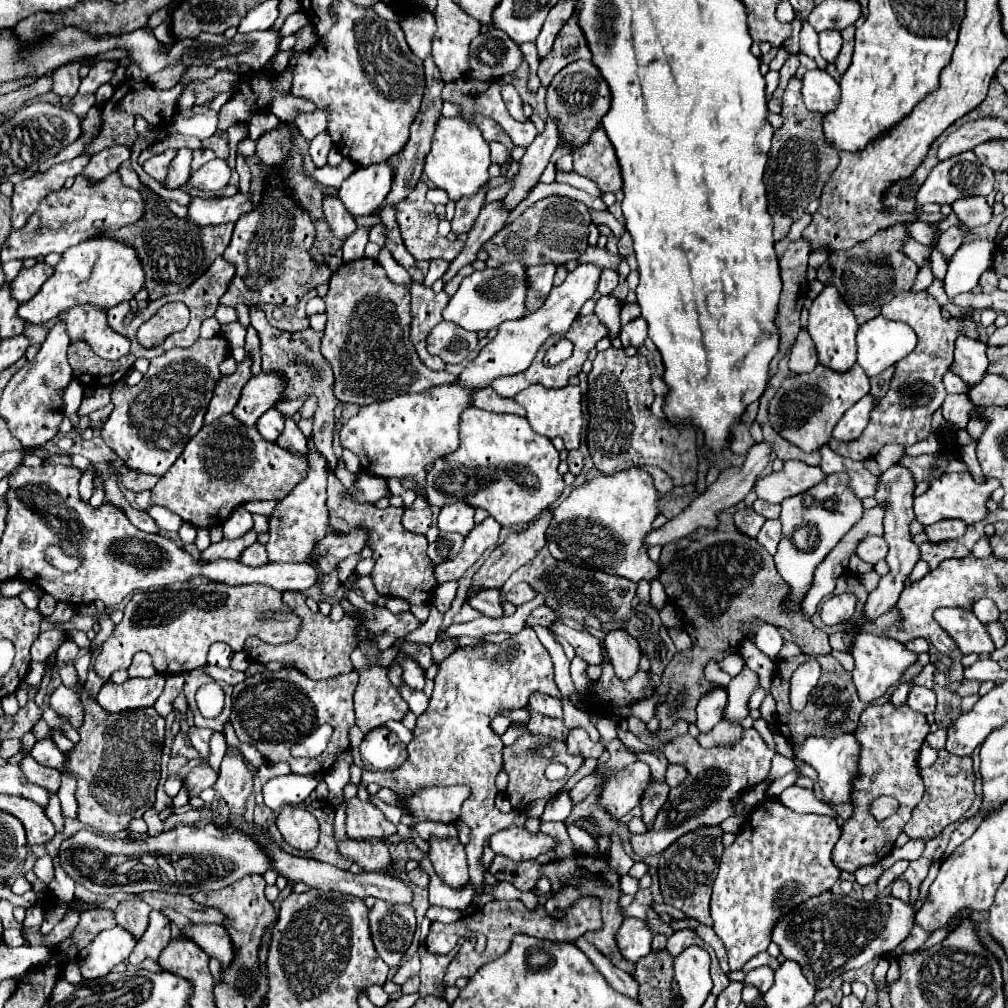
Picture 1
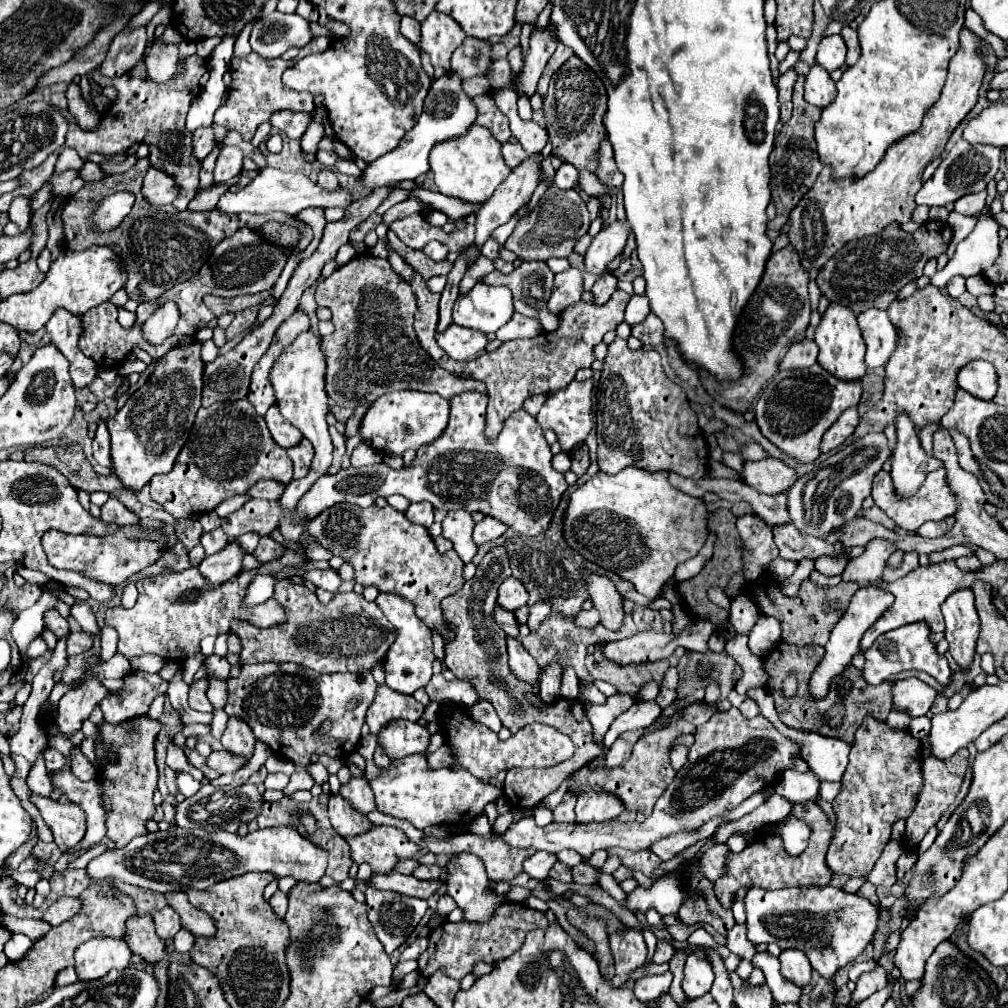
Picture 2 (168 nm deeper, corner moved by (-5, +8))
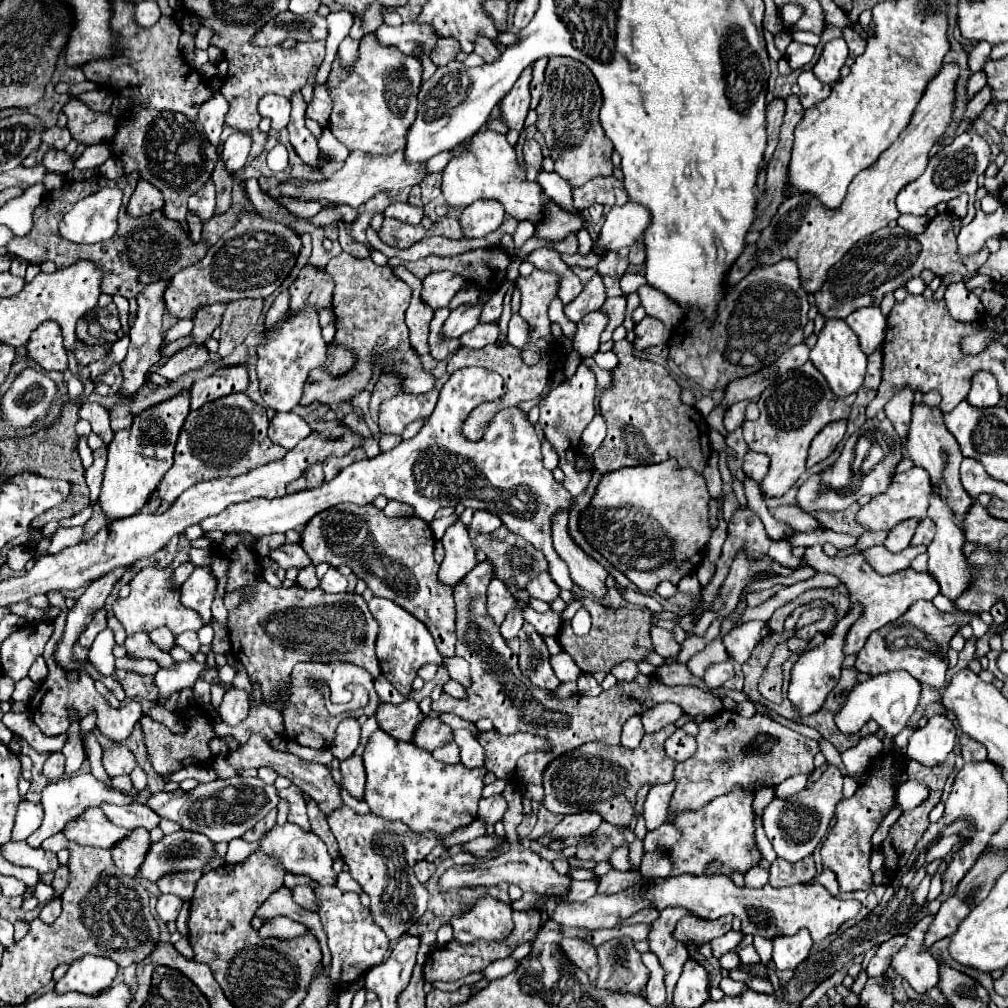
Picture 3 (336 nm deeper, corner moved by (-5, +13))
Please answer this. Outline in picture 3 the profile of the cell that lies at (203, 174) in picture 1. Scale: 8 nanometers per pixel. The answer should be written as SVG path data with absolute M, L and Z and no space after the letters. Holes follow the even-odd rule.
M235 132L223 142L223 160L229 172L237 172L245 166L245 160L251 150L251 138L247 132Z

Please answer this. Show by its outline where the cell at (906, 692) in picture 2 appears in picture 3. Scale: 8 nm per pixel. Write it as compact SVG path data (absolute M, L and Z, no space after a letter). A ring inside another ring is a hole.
M903 670L881 674L857 684L849 692L843 708L835 716L835 722L843 734L853 734L859 732L867 720L875 720L885 730L883 750L889 750L893 746L893 738L901 732L901 728L909 722L909 718L917 710L919 696L921 696L921 682L917 682L917 678L913 678L911 674L905 674Z

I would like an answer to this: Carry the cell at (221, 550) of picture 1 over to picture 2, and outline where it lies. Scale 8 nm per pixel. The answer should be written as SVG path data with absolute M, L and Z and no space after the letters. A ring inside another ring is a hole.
M231 541L223 551L205 557L197 569L201 577L209 583L209 587L217 587L237 575L237 571L241 569L243 555L245 553L241 551L241 547L235 541Z

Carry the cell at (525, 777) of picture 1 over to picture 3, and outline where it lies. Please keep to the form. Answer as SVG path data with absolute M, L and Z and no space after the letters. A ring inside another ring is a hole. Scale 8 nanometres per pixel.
M485 560L479 562L457 586L457 646L455 656L469 662L471 686L465 690L465 700L439 698L432 702L435 712L453 712L463 720L477 722L479 718L489 718L497 732L531 732L537 736L549 736L551 753L537 751L522 756L516 766L517 784L539 784L543 786L545 766L561 754L583 746L585 742L605 742L619 744L621 726L627 718L643 714L647 708L659 702L675 702L687 714L707 714L713 716L723 708L721 698L697 688L697 686L665 686L655 676L640 674L635 682L617 682L611 690L603 690L597 698L585 694L573 694L569 698L549 698L549 690L541 690L525 678L517 666L517 654L503 640L499 626L487 614L487 586L493 580L493 566Z

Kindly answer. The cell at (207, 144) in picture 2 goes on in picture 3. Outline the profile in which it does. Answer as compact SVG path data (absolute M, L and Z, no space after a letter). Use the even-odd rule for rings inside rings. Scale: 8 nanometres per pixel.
M215 94L211 100L207 100L201 110L199 110L199 120L203 124L203 130L209 138L209 142L213 142L213 146L219 146L219 136L223 130L223 118L227 114L227 100L221 94Z

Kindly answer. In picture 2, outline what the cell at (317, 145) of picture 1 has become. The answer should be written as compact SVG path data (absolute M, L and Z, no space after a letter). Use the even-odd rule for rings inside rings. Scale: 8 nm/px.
M315 111L311 113L309 127L307 127L307 131L303 133L303 137L301 137L301 147L303 147L305 151L317 153L317 145L319 145L319 141L323 139L323 127L321 127L313 117L315 117Z

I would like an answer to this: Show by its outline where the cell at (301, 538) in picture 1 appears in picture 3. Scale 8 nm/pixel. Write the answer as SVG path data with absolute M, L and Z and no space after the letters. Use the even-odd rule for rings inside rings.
M305 308L289 320L281 320L271 332L265 334L257 346L257 374L265 406L277 412L291 412L301 404L301 394L309 380L309 372L325 364L327 342L321 336L321 326L315 308Z

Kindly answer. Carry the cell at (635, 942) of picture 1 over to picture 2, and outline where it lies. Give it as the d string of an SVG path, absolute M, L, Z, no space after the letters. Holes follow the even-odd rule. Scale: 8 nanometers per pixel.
M629 929L623 935L613 933L609 937L609 945L611 945L611 953L613 953L613 963L615 963L615 975L609 981L611 987L621 987L629 981L631 973L635 969L639 969L645 959L647 959L647 947L643 941L641 931Z

